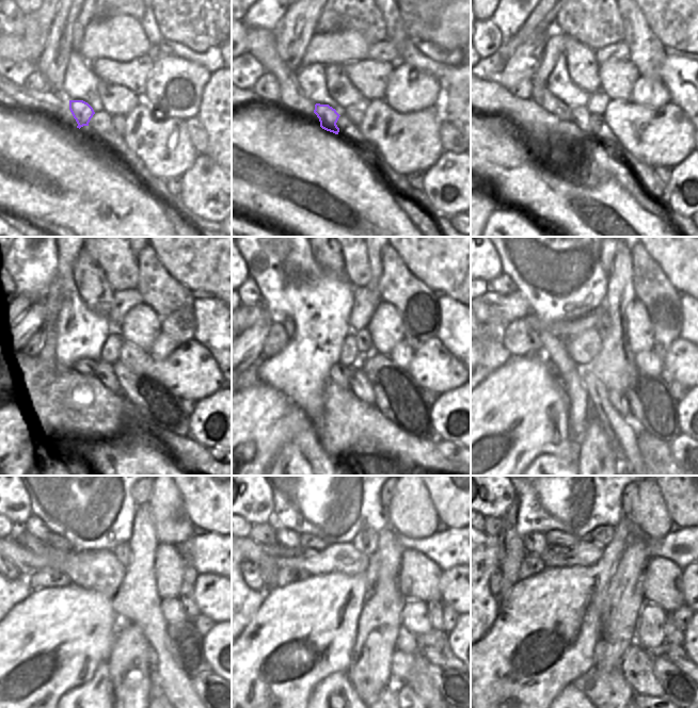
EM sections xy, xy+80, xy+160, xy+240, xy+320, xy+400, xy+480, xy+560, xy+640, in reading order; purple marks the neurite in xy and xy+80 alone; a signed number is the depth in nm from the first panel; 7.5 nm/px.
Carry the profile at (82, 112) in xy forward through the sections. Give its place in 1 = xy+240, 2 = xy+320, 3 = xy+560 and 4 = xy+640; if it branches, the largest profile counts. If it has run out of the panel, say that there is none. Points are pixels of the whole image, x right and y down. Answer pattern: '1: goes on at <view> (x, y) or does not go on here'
1: goes on at xy+240 (105, 370)
2: goes on at xy+320 (359, 383)
3: goes on at xy+560 (401, 663)
4: goes on at xy+640 (637, 666)

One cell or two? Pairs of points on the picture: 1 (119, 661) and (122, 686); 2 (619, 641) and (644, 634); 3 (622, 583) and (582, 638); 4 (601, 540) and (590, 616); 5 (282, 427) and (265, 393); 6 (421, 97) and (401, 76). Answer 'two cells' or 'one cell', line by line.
1: one cell
2: two cells
3: two cells
4: two cells
5: one cell
6: one cell

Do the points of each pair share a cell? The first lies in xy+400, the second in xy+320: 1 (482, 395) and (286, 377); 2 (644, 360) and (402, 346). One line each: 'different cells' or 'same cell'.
1: different cells
2: same cell

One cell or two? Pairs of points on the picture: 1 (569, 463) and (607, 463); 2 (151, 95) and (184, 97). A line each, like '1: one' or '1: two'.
1: two
2: one

